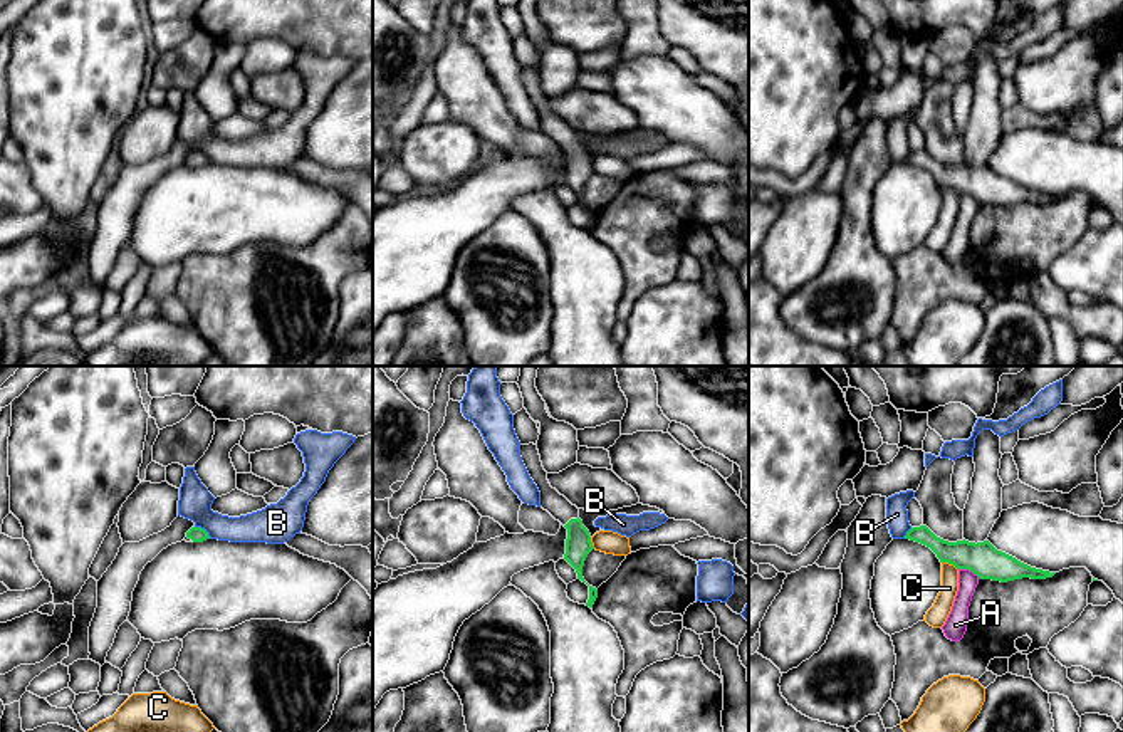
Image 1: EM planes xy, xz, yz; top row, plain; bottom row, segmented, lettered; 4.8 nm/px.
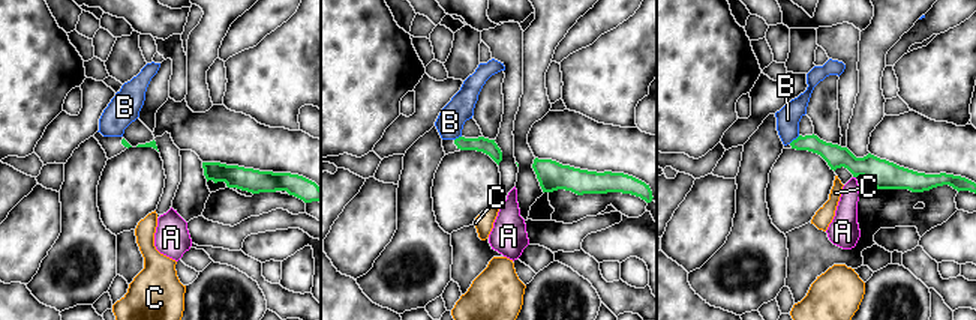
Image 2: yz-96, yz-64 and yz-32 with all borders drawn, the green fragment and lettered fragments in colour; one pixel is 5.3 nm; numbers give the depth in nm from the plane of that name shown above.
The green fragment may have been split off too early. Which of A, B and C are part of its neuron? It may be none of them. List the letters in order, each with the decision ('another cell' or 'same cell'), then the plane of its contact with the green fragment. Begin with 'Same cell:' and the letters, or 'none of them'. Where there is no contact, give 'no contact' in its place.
Same cell: none of them
A: another cell | yz
B: another cell | xy
C: another cell | yz

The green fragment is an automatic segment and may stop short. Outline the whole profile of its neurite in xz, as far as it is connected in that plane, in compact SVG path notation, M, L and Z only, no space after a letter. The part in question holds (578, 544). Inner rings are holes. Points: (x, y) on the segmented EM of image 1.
M520 445L522 462L541 492L541 507L547 510L556 520L567 529L564 559L576 569L577 579L582 583L582 566L588 554L594 549L589 531L579 519L579 509L572 505L564 495L551 487L547 472L542 467L537 445Z

